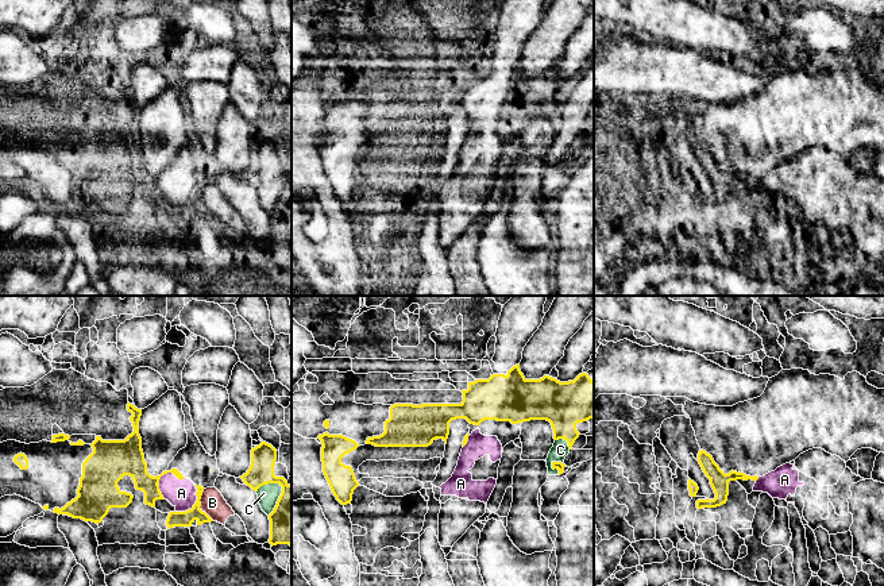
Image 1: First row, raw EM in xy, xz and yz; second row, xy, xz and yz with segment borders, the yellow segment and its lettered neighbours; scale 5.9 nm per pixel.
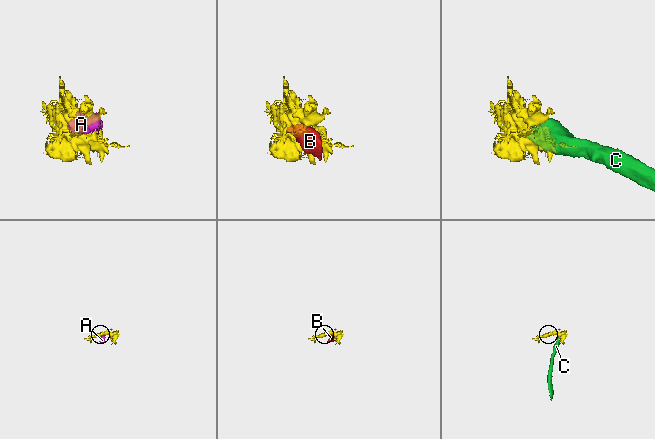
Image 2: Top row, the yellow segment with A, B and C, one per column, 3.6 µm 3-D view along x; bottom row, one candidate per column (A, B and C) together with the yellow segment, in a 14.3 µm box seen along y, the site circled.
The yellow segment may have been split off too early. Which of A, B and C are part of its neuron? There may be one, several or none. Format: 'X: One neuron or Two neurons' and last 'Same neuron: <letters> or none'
A: Two neurons
B: Two neurons
C: Two neurons
Same neuron: none

